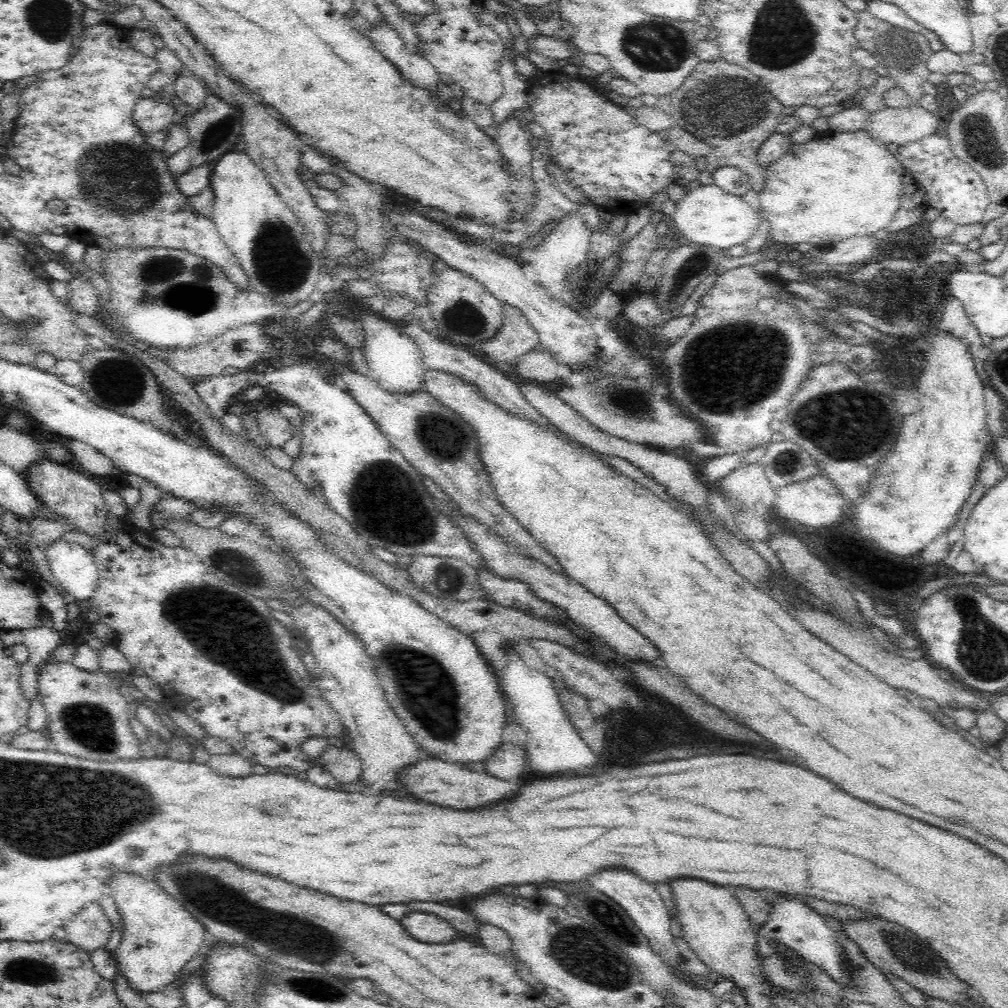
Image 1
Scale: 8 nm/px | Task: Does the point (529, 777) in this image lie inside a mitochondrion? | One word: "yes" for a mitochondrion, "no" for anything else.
no

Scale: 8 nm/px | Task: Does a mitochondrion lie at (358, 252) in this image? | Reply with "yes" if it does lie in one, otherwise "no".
no

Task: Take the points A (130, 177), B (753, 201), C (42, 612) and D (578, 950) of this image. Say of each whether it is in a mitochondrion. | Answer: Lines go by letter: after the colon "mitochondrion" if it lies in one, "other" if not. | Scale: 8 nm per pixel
A: mitochondrion
B: other
C: other
D: mitochondrion

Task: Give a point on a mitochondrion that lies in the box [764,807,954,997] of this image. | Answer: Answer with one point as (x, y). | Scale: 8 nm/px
(902, 947)

